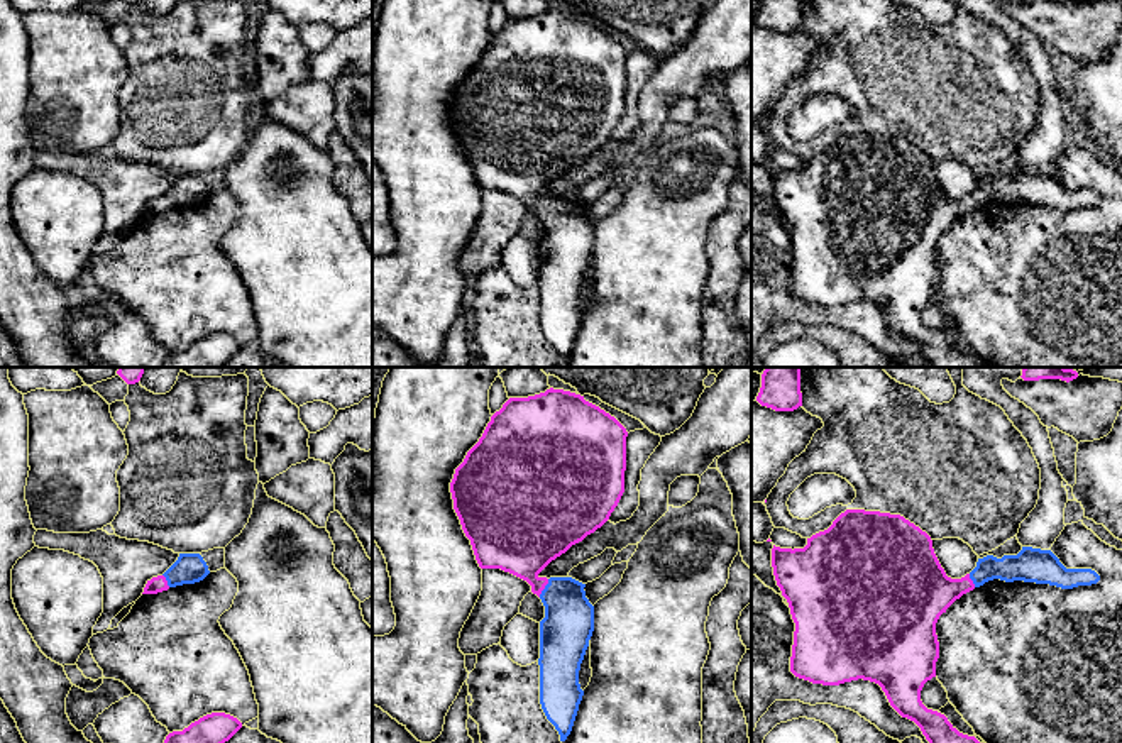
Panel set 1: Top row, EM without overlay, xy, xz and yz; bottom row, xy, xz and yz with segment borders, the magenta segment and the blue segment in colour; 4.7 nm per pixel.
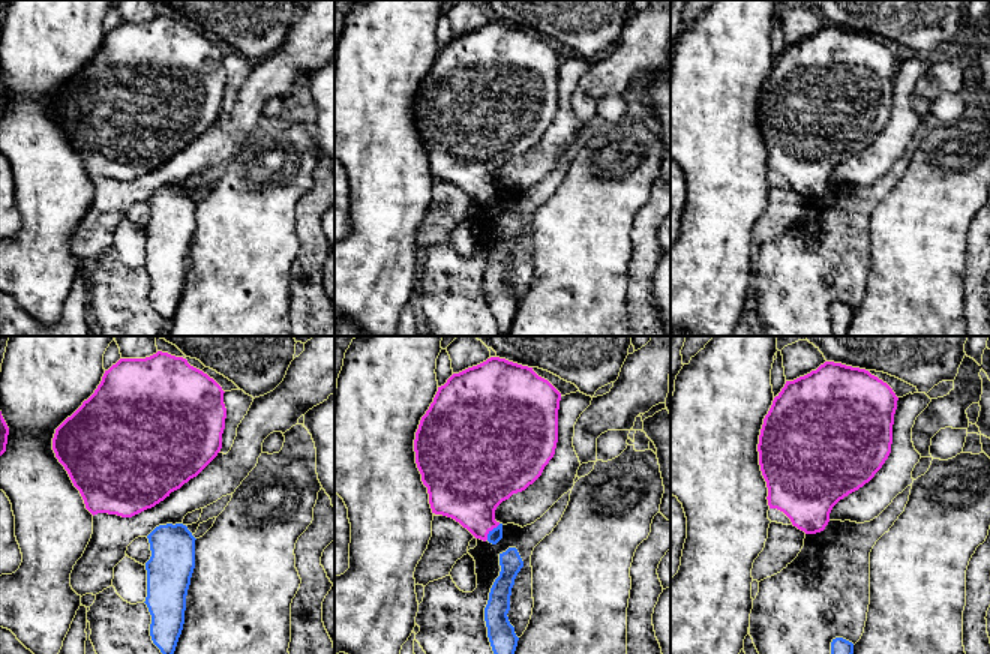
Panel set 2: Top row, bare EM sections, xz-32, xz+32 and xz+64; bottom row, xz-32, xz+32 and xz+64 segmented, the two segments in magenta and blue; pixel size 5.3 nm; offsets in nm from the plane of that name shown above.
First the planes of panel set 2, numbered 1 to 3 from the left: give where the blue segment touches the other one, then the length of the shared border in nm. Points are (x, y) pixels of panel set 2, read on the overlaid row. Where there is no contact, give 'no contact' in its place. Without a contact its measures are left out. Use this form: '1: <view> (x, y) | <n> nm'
1: no contact
2: xz+32 (491, 530) | 120 nm
3: no contact

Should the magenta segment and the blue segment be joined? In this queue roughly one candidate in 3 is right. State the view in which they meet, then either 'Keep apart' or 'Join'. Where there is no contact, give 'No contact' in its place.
Touches magenta in xz. Join

